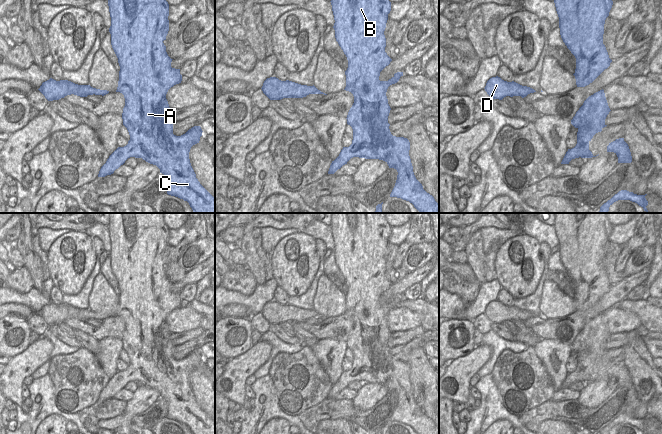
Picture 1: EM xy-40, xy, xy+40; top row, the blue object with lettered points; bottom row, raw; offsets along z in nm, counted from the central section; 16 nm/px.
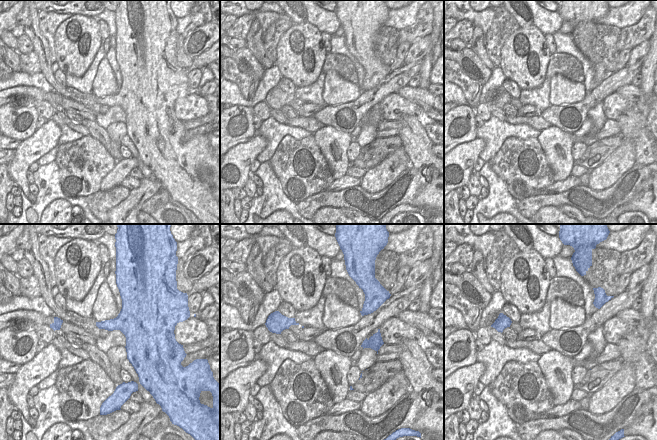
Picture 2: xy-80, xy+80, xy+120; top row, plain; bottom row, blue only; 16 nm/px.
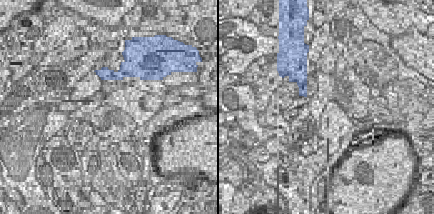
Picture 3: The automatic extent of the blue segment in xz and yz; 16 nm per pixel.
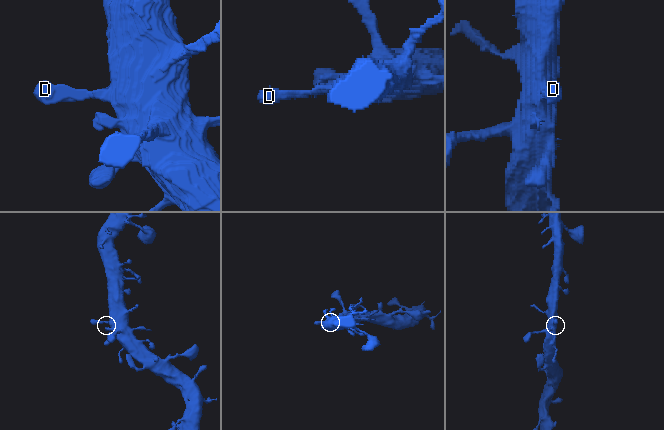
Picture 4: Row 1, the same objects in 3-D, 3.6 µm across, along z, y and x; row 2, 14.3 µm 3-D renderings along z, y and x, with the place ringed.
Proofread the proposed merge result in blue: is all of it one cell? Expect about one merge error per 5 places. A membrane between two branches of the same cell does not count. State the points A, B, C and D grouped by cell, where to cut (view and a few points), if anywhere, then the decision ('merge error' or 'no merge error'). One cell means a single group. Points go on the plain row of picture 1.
A B C D; no cut; no merge error

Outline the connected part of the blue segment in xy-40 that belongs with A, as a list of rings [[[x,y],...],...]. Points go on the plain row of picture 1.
[[[109,213],[109,236],[111,241],[111,269],[118,282],[120,290],[119,305],[116,316],[124,319],[123,349],[127,352],[130,364],[124,371],[118,371],[101,391],[98,401],[105,401],[114,397],[130,381],[142,382],[146,386],[156,389],[160,397],[168,402],[167,418],[187,425],[192,434],[215,434],[215,422],[200,408],[191,390],[189,376],[193,369],[199,367],[202,360],[200,350],[194,350],[185,358],[173,358],[171,332],[166,323],[168,314],[181,307],[180,293],[171,291],[171,283],[163,265],[169,255],[169,228],[164,222],[163,213]]]

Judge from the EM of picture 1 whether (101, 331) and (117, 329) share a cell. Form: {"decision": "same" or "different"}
{"decision": "same"}

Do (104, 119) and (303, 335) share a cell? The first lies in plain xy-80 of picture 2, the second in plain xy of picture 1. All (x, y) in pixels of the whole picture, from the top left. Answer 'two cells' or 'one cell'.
two cells

